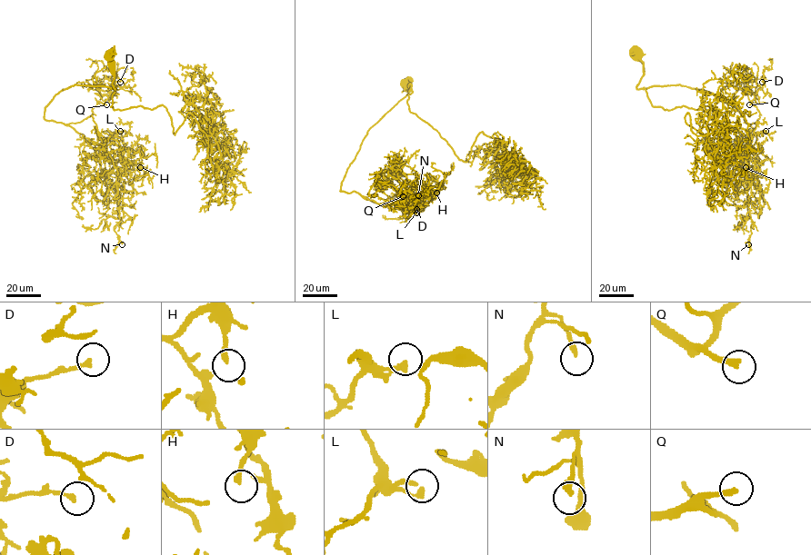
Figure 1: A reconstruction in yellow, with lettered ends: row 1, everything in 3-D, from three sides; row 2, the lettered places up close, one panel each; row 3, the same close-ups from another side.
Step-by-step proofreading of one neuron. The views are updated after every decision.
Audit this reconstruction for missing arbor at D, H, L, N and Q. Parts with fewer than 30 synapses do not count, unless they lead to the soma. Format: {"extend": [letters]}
{"extend": ["Q"]}

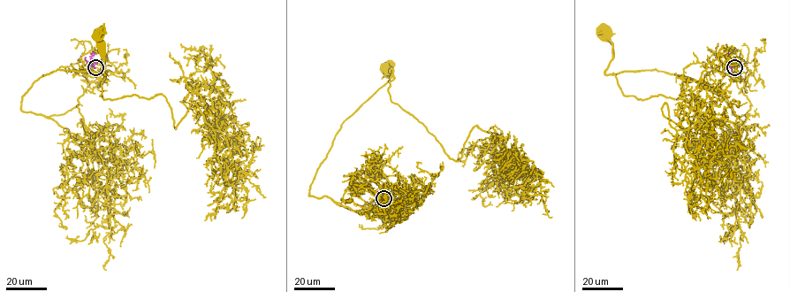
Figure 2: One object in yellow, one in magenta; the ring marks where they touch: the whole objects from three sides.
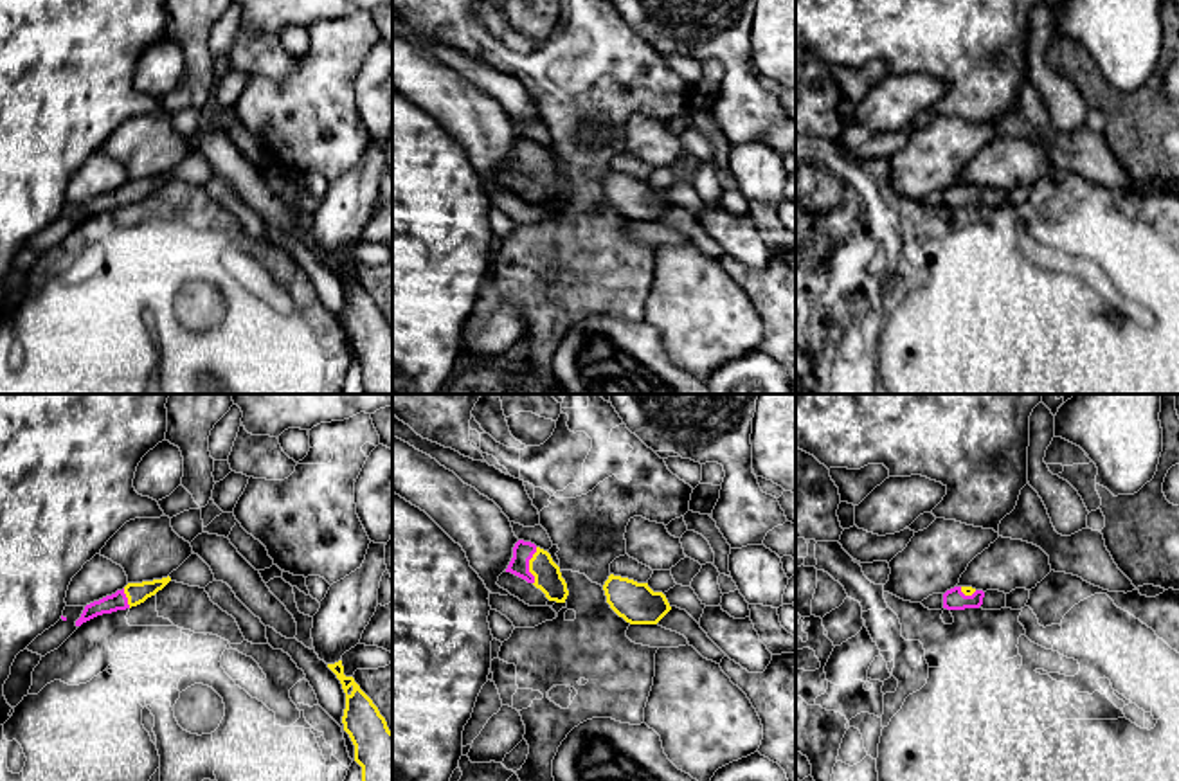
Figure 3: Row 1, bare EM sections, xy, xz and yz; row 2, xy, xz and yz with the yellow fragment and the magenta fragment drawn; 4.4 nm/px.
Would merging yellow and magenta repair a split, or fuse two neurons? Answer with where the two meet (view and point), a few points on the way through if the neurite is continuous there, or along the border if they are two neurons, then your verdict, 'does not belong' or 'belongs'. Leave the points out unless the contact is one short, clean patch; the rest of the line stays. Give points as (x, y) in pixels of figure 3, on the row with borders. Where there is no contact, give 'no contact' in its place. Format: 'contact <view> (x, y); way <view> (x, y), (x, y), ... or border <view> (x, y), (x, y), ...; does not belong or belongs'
contact xz (530, 565); way xz (548, 578), (530, 565), (522, 551); belongs

